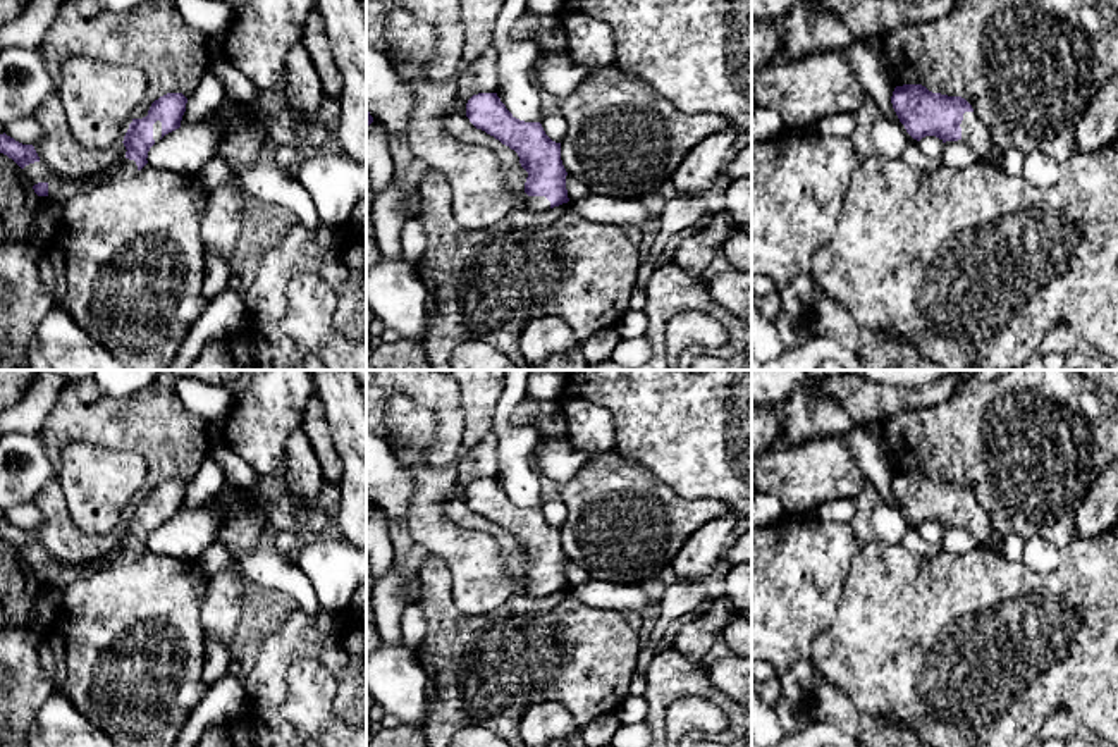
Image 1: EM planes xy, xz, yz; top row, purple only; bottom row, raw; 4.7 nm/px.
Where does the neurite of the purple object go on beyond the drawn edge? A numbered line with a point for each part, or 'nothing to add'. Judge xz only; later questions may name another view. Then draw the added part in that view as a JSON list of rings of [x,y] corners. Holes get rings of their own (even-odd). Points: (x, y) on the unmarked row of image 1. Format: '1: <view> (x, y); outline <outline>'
1: xz (534, 589); outline [[[526,582],[521,589],[530,597],[545,597],[550,594],[550,587],[545,582]]]

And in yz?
1: yz (974, 518); outline [[[965,497],[961,513],[961,525],[968,528],[979,540],[979,547],[989,549],[994,554],[1001,554],[1001,540],[999,535],[986,511],[979,506],[975,497]]]

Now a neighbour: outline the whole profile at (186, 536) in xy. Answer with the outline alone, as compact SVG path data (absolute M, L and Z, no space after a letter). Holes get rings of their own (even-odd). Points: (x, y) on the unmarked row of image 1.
M210 497L203 506L165 520L148 537L148 551L175 559L200 561L215 542L225 515L220 499Z

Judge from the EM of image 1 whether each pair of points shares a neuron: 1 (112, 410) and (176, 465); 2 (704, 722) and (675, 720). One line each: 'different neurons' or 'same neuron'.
1: same neuron
2: same neuron

